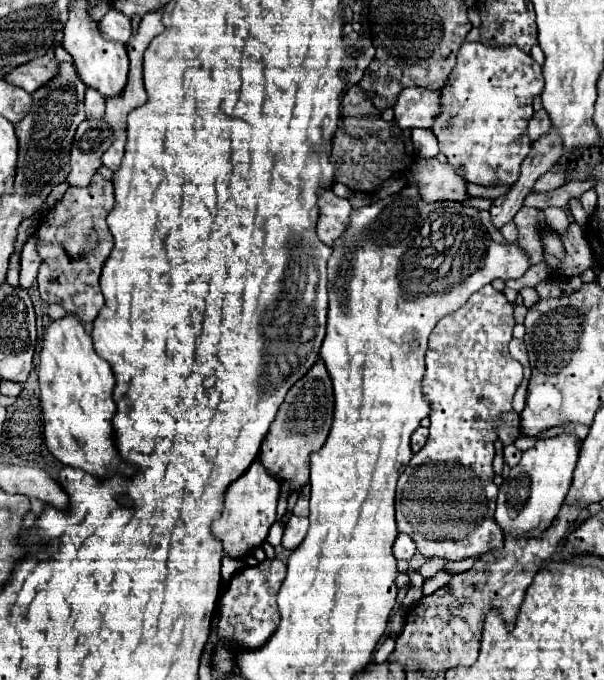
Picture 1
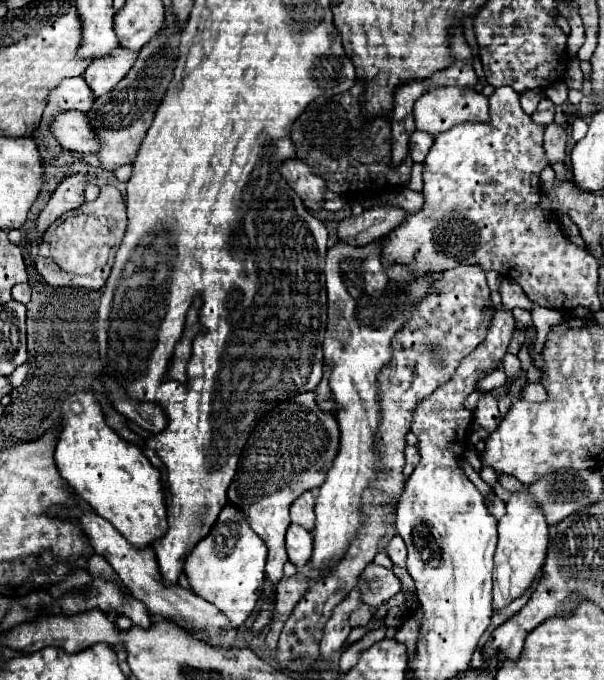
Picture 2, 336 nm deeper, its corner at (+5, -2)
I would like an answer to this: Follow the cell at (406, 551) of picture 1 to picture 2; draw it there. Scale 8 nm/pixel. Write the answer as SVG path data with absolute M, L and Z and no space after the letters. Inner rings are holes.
M398 534L390 540L390 546L386 548L386 554L396 566L406 566L406 544L402 542L402 538Z

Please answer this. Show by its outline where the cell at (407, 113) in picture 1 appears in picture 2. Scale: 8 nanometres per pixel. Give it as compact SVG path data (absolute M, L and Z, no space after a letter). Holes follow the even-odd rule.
M458 86L432 88L432 90L426 90L414 104L414 120L418 130L428 132L432 136L438 136L450 130L452 126L458 126L464 122L490 122L488 96L476 92L474 88L462 88L462 90Z

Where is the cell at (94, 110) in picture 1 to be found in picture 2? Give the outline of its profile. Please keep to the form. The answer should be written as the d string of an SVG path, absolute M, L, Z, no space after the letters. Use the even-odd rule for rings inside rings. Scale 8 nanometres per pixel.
M118 46L118 50L114 50L114 54L108 54L106 58L98 58L98 62L92 62L88 66L84 78L86 78L88 86L92 88L94 96L108 94L134 66L136 56L138 56L138 52Z

